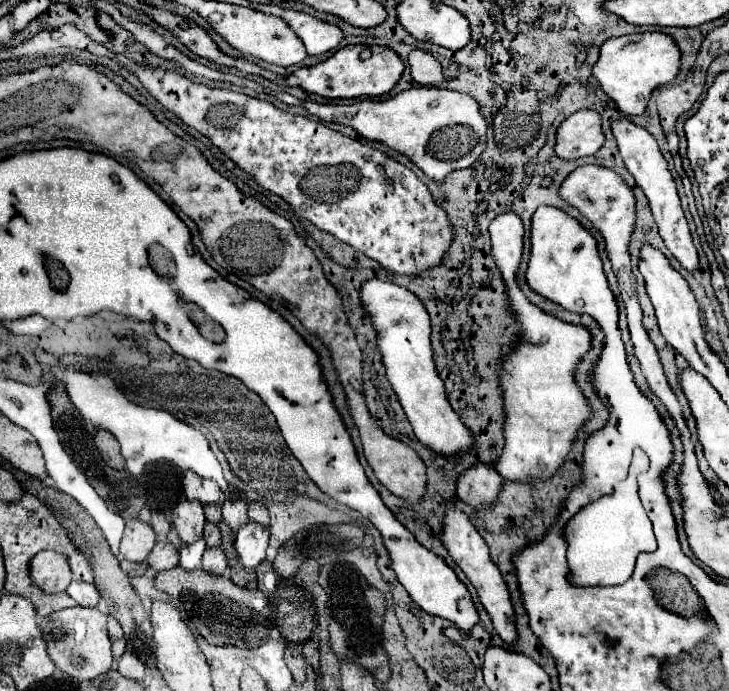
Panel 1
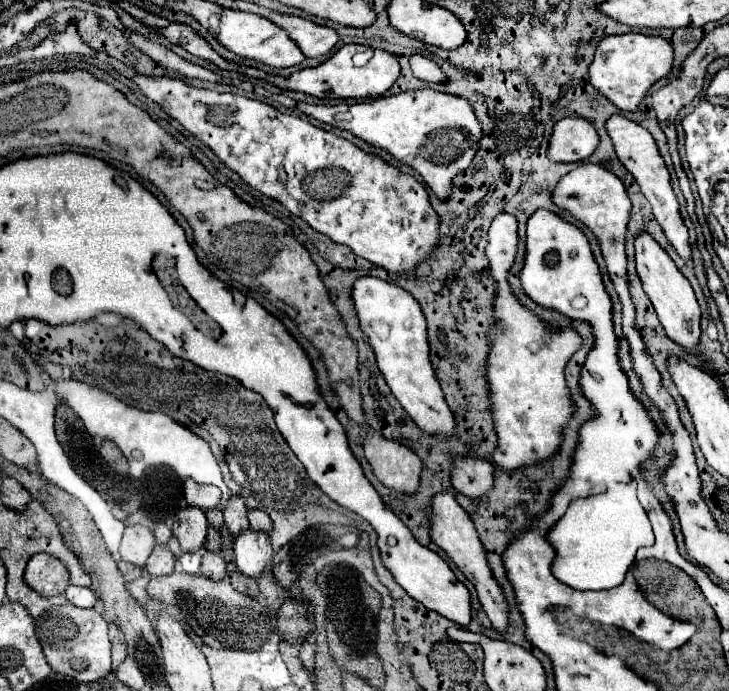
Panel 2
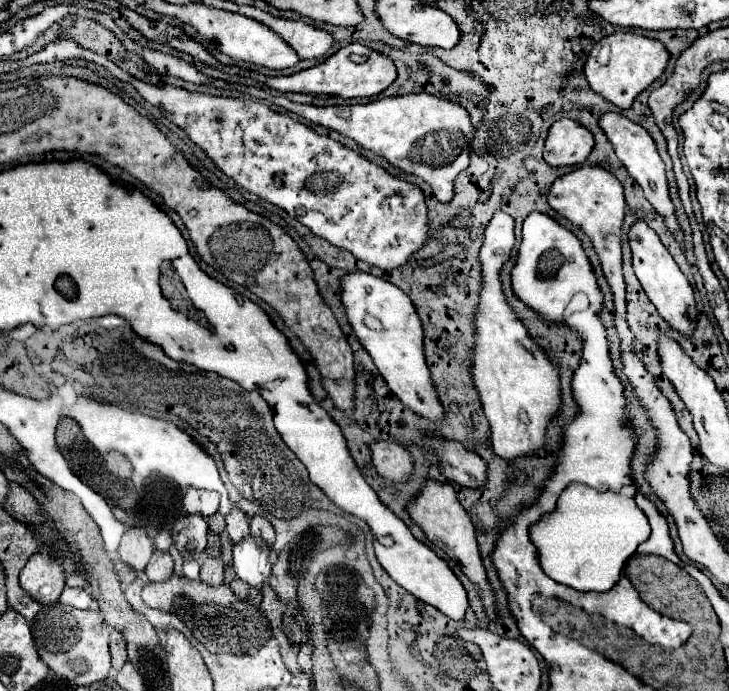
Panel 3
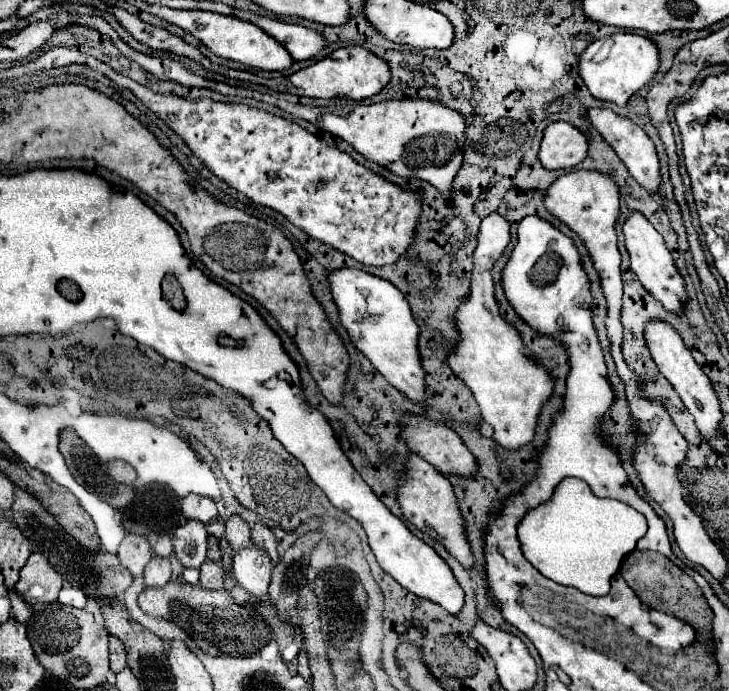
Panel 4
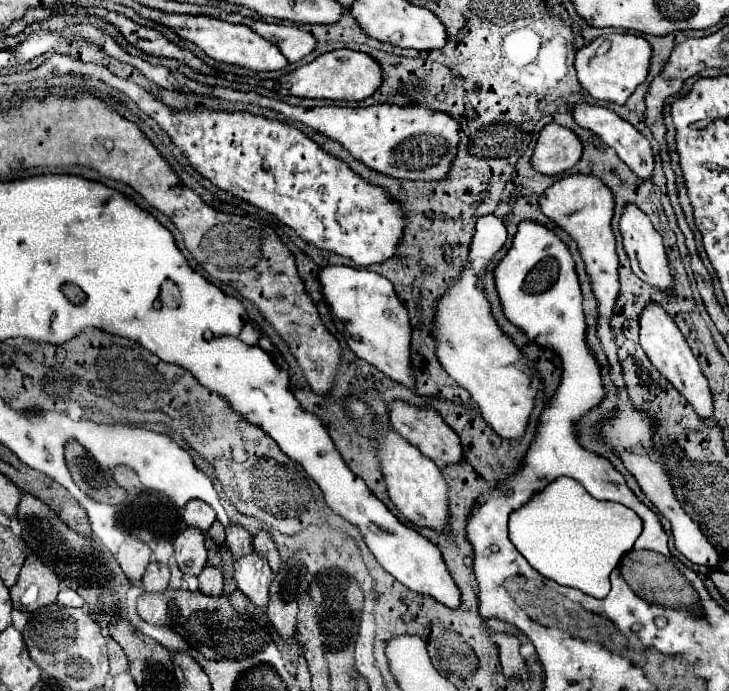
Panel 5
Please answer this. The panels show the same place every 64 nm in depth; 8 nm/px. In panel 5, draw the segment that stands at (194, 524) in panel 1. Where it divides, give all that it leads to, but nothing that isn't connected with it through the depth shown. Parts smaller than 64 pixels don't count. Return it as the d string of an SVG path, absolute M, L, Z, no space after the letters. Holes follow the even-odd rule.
M186 528L174 540L176 562L184 574L200 574L206 564L204 532L200 528Z

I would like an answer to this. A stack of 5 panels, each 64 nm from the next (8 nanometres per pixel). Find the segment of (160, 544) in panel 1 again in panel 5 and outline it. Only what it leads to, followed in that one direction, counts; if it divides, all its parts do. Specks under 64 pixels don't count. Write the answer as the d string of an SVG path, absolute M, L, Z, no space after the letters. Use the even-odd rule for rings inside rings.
M150 562L148 568L146 568L146 574L142 578L146 592L162 592L162 590L166 590L168 580L170 580L170 570L168 570L166 564L160 564L160 562Z

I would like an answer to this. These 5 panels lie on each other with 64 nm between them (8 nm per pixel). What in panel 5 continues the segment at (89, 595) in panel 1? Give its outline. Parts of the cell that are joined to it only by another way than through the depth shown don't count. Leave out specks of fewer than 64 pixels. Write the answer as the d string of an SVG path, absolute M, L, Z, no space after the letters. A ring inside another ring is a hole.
M66 588L66 590L60 590L58 602L64 604L64 606L84 606L84 598L80 598L78 592L68 590L68 588Z

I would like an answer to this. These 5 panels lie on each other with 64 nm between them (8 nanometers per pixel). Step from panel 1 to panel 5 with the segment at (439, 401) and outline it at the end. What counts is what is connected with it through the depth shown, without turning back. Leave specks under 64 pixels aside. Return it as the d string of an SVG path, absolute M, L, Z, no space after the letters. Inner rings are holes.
M326 266L318 274L326 302L332 308L338 330L346 338L352 352L378 368L398 384L414 388L416 376L412 370L412 324L408 310L398 300L394 286L380 274L352 266Z

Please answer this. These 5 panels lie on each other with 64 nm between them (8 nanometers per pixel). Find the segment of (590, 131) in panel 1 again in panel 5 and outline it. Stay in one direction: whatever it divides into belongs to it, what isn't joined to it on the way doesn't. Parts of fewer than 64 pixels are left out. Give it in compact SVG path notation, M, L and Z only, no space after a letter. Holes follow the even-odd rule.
M548 124L540 132L532 166L544 174L560 174L570 170L582 158L582 140L570 128Z

